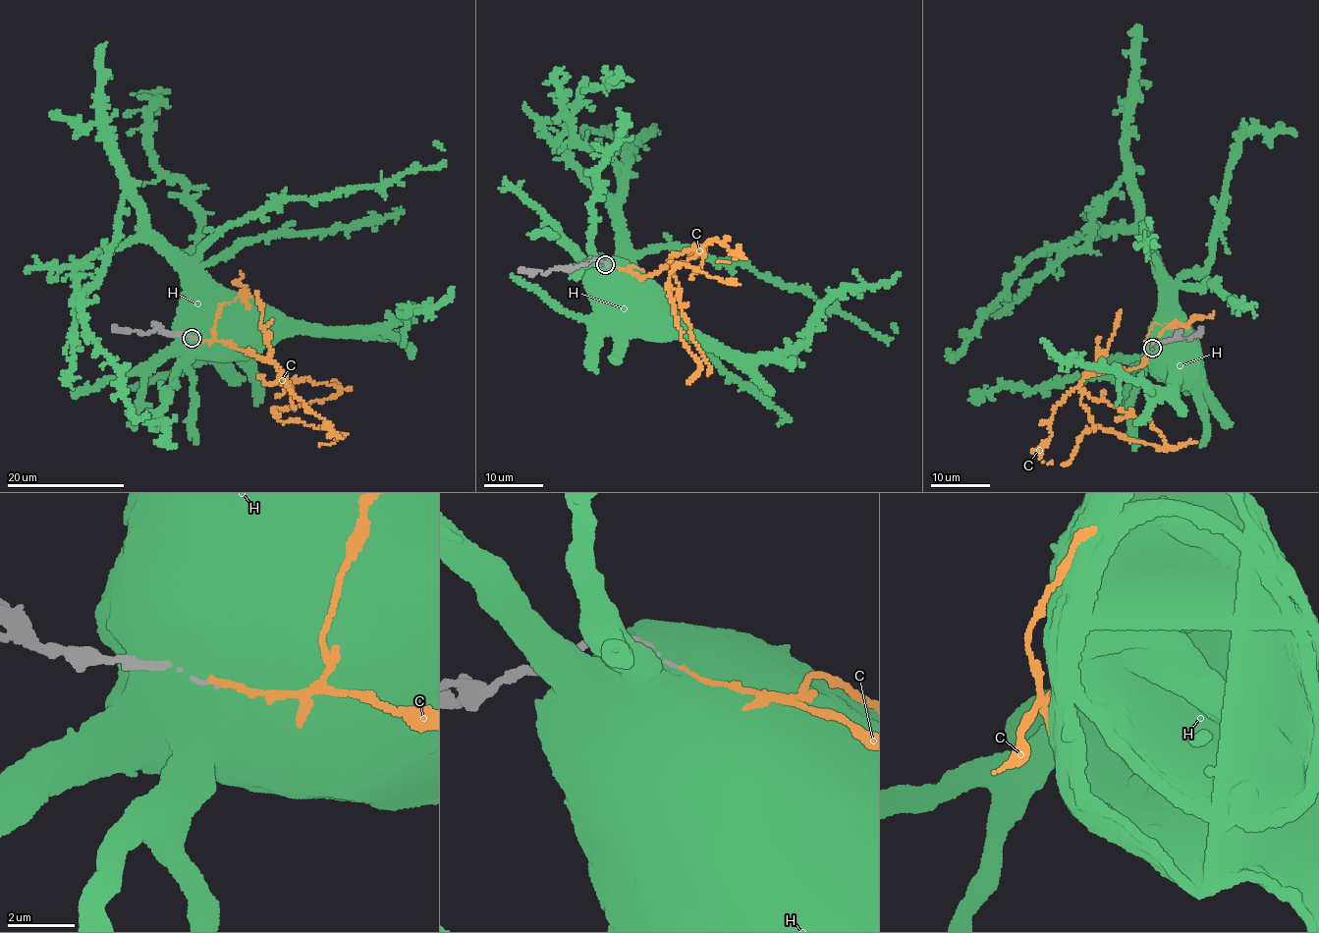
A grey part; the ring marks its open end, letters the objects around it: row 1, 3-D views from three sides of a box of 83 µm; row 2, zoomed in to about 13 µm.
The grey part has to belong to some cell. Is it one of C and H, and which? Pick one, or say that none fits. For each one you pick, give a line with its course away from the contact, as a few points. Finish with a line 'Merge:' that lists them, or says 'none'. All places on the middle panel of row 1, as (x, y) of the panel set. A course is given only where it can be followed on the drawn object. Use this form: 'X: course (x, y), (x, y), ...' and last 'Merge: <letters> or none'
Merge: none

